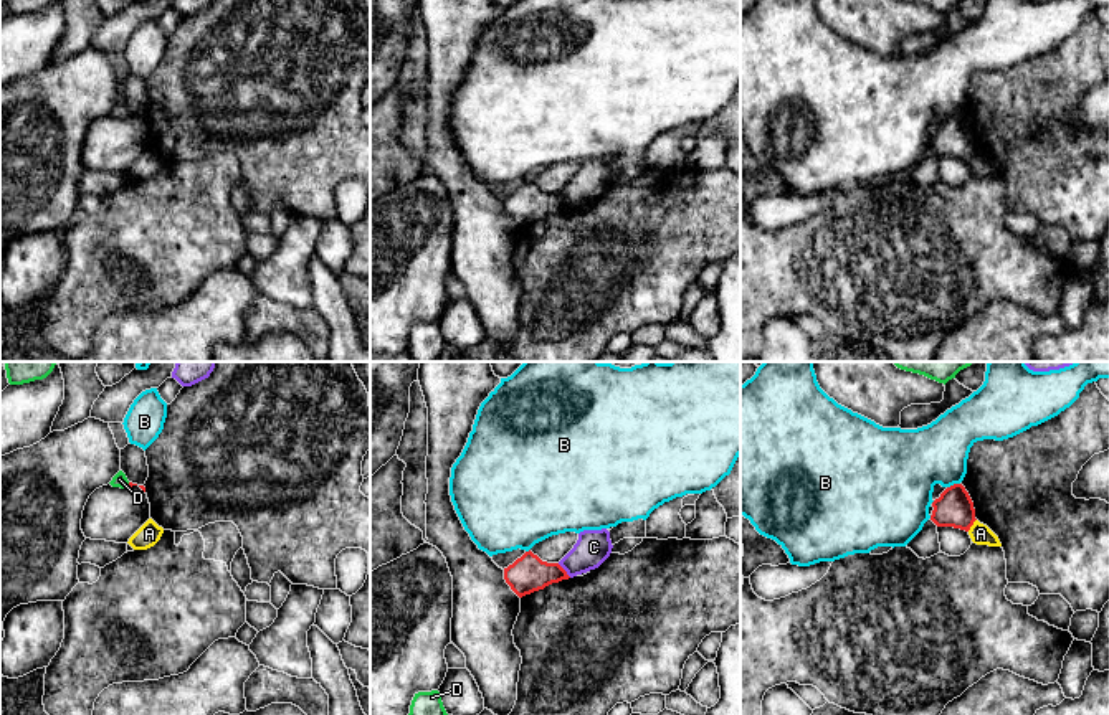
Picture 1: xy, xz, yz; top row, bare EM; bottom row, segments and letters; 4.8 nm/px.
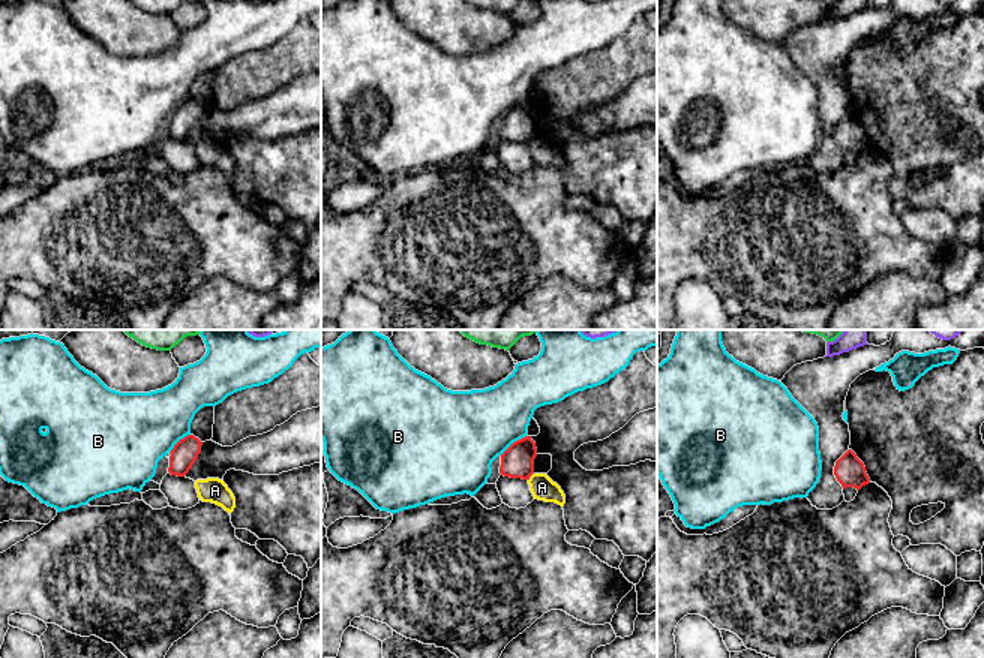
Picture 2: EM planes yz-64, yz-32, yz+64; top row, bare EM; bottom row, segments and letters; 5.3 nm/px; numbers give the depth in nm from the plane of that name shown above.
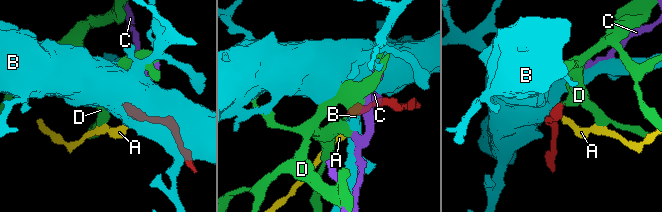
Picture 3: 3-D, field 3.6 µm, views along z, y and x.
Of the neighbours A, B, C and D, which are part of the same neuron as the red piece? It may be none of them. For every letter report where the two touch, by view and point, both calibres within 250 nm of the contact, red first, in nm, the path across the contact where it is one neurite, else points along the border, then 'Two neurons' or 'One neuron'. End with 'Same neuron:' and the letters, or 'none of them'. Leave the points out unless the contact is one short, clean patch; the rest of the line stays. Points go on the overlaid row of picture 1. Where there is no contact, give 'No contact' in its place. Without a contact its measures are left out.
A: Touches red at yz (972, 524). Thickness 180 nm (red) against 100 nm. Boundary: yz (975, 519), (967, 530). Two neurons
B: Touches red at yz (954, 484). Thickness 180 nm (red) against 340 nm. Two neurons
C: Touches red at xz (564, 570). Thickness 180 nm (red) against 170 nm. Boundary: xz (557, 563), (571, 577). Two neurons
D: Touches red at xy (128, 484). Thickness 20 nm (red) against 70 nm. Two neurons
Same neuron: none of them

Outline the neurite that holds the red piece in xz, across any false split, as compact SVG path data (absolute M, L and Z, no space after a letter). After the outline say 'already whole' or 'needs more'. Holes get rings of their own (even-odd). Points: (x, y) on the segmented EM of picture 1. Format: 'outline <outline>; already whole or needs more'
outline M531 550L504 568L504 580L519 598L569 578L559 563L542 561Z; already whole

